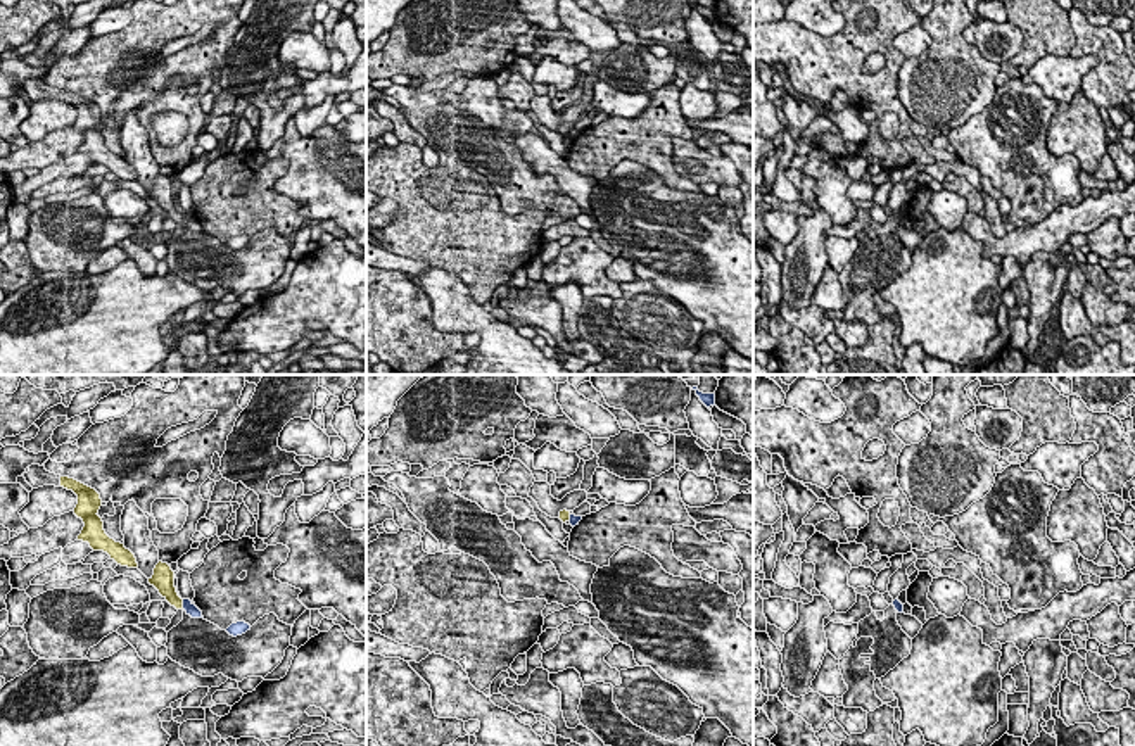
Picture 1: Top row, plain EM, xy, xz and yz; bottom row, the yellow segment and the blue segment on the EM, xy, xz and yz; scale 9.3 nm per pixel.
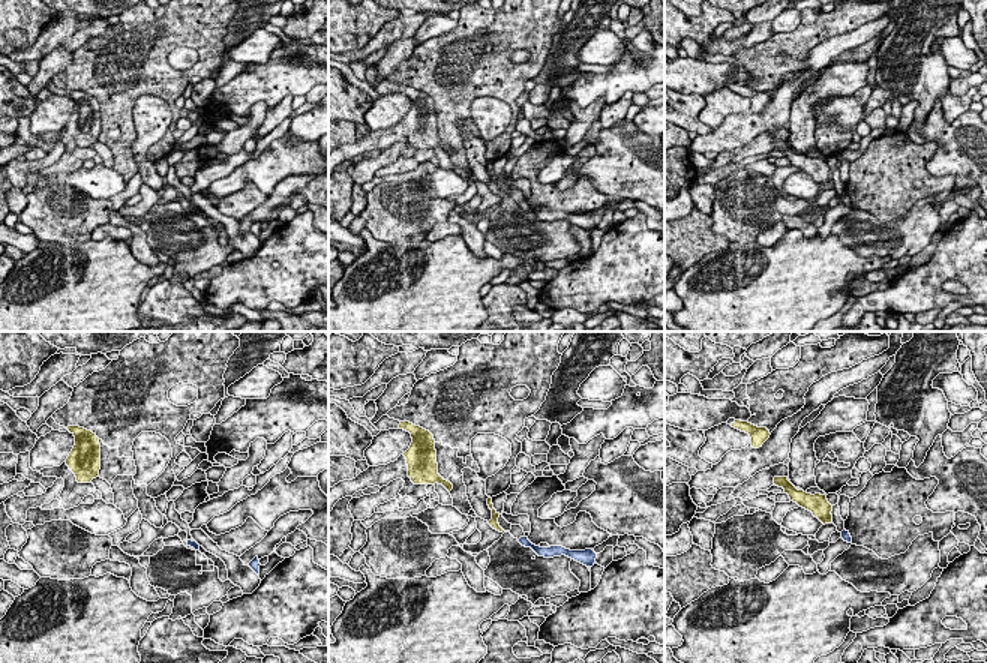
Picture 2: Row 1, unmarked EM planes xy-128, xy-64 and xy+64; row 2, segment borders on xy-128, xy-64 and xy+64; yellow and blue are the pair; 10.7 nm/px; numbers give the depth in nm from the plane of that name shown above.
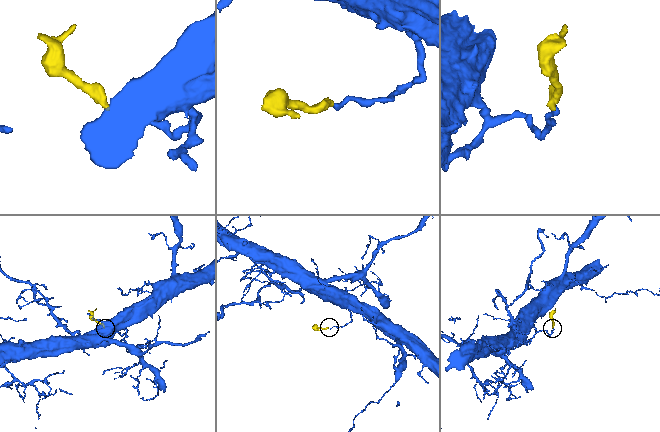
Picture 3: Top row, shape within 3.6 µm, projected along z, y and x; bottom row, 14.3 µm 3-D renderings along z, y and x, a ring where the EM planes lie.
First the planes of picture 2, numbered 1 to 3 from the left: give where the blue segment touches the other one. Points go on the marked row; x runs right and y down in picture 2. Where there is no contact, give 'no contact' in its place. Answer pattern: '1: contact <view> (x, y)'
1: no contact
2: no contact
3: no contact

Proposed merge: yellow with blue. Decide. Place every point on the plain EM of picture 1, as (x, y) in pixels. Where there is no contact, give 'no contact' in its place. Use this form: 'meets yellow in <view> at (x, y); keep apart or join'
meets yellow in xy at (182, 218); keep apart

